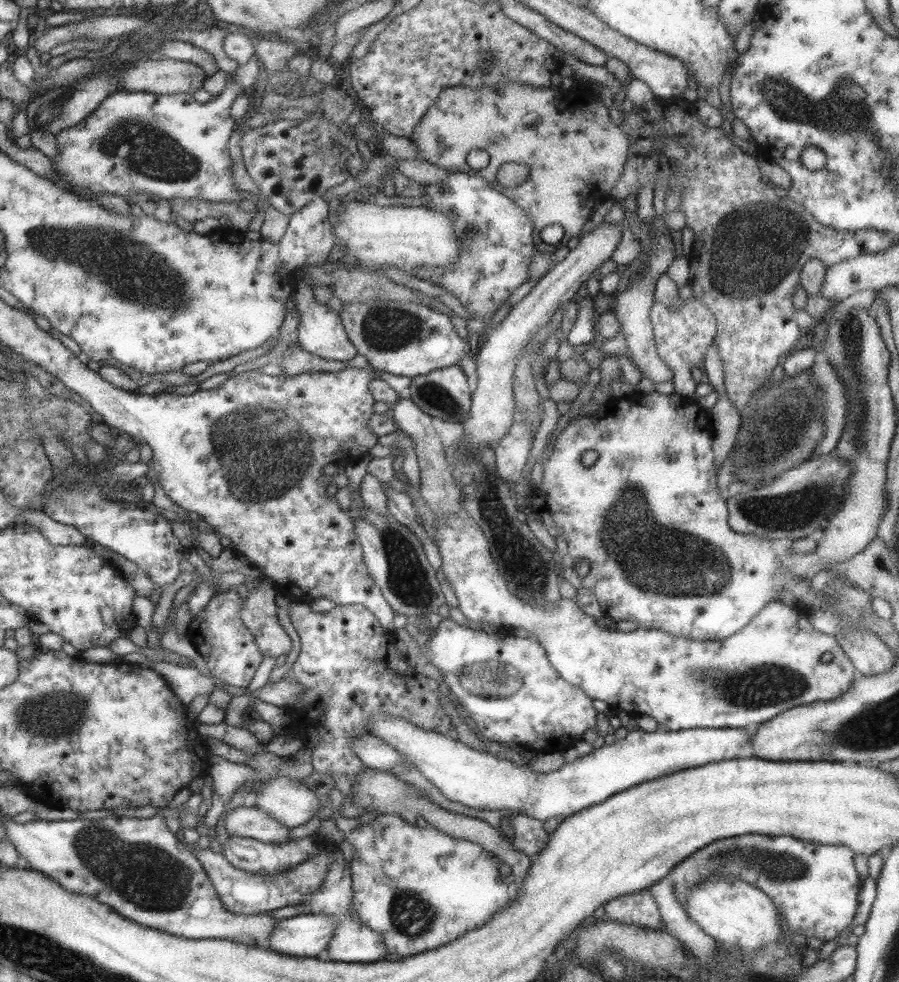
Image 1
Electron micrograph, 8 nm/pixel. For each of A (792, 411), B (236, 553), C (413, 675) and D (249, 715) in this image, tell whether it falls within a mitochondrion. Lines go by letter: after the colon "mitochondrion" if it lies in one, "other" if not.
A: mitochondrion
B: other
C: other
D: other

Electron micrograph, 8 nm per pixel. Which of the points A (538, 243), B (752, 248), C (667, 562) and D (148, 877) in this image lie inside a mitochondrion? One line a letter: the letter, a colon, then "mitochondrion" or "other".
A: other
B: mitochondrion
C: mitochondrion
D: mitochondrion

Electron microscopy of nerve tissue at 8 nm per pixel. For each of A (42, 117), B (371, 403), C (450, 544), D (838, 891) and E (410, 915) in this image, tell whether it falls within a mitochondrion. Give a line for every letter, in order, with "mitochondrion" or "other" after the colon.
A: mitochondrion
B: other
C: other
D: other
E: mitochondrion

